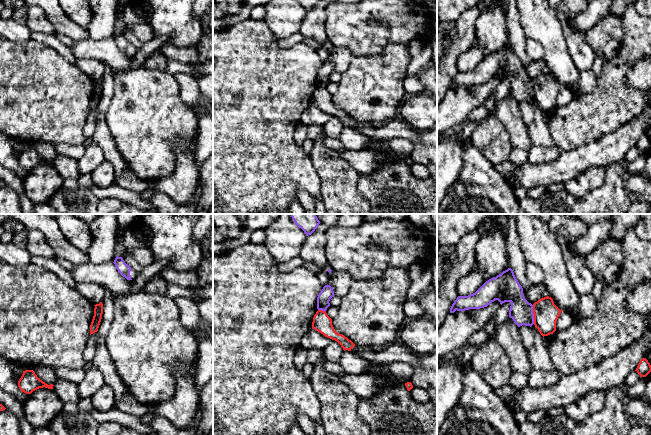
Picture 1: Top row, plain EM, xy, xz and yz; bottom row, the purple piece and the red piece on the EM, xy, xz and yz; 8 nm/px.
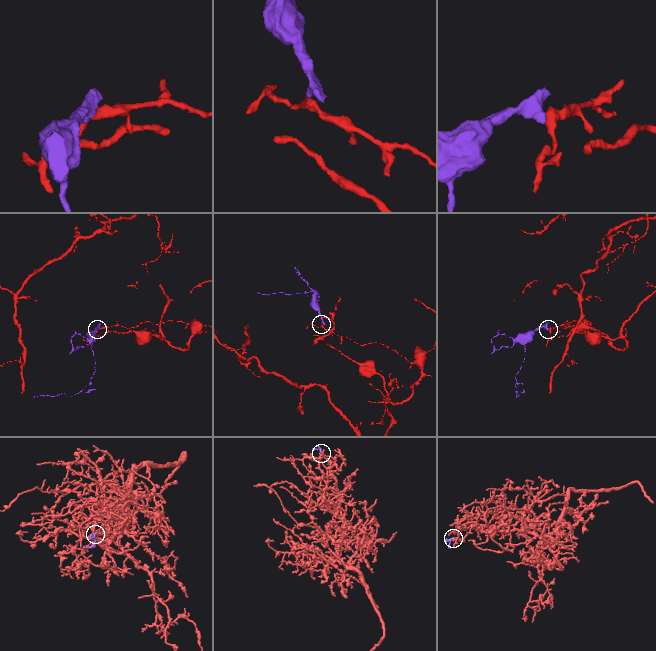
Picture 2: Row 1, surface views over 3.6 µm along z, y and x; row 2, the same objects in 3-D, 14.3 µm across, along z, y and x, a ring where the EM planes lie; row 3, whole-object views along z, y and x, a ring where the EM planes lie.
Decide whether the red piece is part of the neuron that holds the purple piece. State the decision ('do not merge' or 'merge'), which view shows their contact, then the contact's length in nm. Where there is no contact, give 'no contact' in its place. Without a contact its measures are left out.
do not merge; meets purple in yz; contact 150 nm long

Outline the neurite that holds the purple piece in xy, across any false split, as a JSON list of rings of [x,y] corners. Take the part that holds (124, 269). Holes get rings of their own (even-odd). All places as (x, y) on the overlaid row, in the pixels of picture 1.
[[[116,257],[114,262],[118,272],[127,280],[134,280],[138,273],[125,263],[122,257]]]

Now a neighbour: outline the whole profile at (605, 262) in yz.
[[[608,238],[585,258],[585,264],[595,278],[603,286],[607,286],[618,277],[623,259],[621,243]]]

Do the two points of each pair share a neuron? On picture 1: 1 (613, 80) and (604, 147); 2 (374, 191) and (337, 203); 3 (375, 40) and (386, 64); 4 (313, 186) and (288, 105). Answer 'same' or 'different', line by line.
1: different
2: different
3: different
4: same

